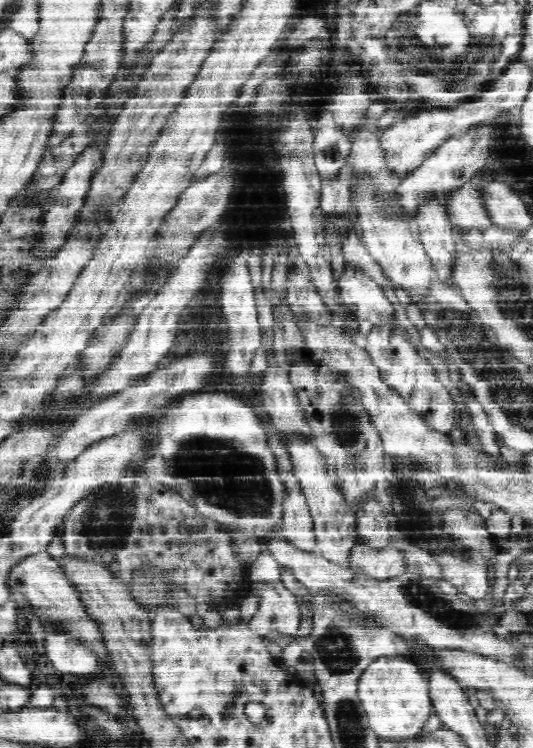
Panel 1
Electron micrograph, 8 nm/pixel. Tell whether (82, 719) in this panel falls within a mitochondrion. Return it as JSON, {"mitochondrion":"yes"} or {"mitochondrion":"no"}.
{"mitochondrion":"no"}

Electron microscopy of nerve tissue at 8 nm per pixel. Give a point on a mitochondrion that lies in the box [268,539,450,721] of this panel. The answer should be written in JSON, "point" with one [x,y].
{"point":[338,651]}

